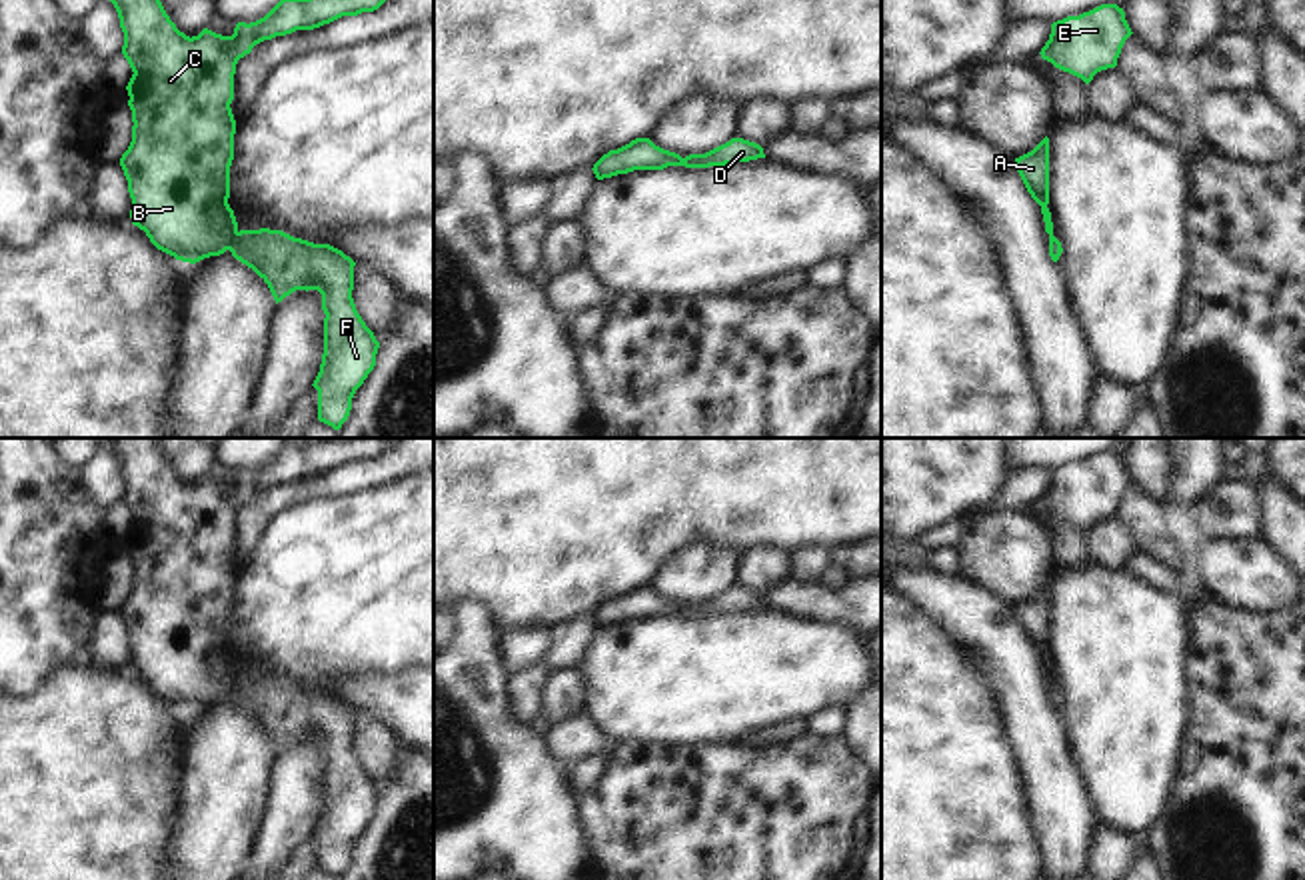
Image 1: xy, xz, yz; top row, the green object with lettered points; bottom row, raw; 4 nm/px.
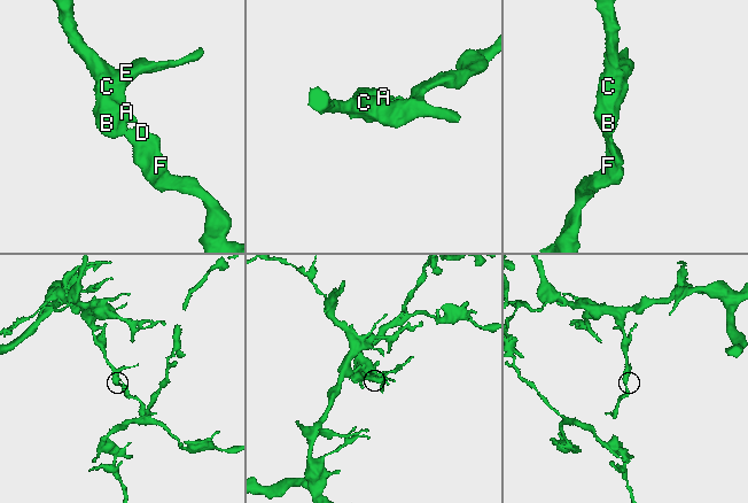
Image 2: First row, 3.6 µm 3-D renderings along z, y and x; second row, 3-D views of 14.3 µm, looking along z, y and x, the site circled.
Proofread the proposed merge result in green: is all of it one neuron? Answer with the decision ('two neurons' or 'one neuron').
one neuron

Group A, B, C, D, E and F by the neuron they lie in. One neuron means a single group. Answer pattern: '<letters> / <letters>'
A B C D E F

